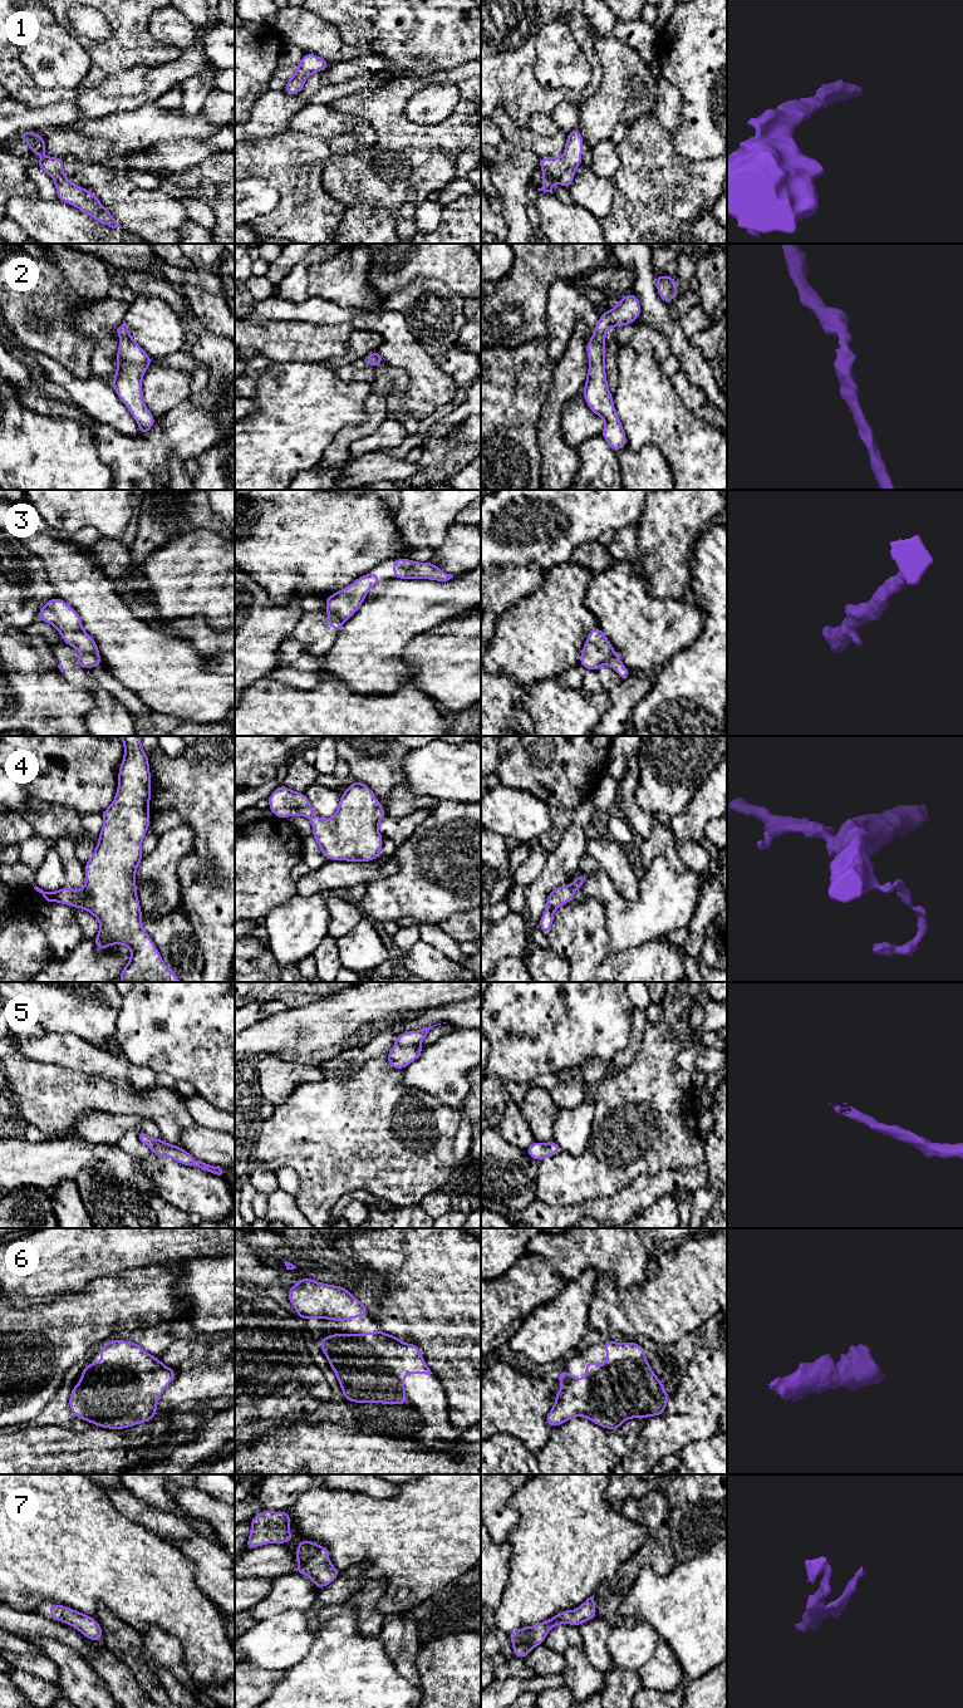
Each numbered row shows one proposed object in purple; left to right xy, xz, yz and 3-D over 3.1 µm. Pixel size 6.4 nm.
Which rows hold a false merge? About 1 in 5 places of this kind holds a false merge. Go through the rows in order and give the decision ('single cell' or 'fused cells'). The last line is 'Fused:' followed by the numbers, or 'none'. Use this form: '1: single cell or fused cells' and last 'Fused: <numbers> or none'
1: single cell
2: single cell
3: fused cells
4: single cell
5: single cell
6: single cell
7: single cell
Fused: 3

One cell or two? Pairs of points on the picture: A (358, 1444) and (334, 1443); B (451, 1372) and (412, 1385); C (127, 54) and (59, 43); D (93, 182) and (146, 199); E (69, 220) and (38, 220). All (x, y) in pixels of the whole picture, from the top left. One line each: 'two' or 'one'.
A: two
B: two
C: two
D: one
E: one

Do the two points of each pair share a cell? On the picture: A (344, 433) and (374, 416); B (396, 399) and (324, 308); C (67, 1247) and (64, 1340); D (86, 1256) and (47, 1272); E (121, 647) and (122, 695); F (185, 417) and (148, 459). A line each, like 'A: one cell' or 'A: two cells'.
A: one cell
B: one cell
C: two cells
D: one cell
E: two cells
F: one cell

